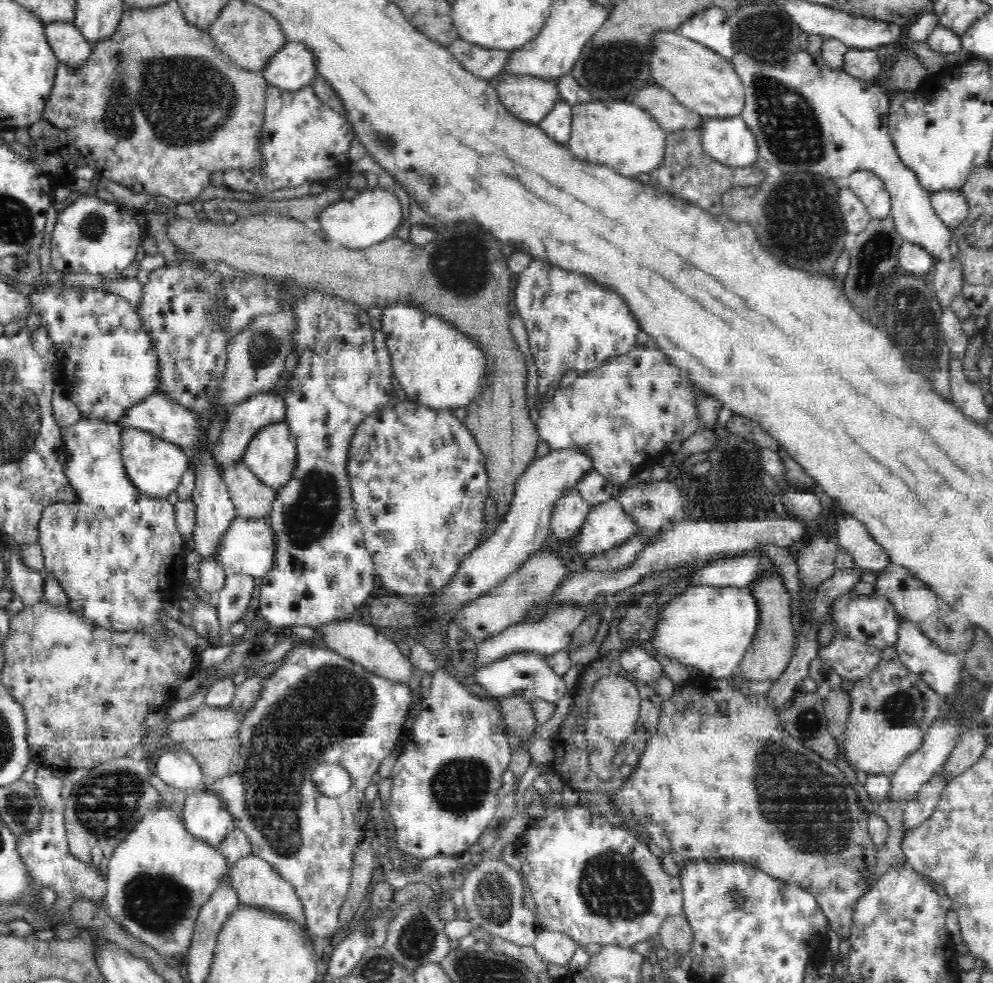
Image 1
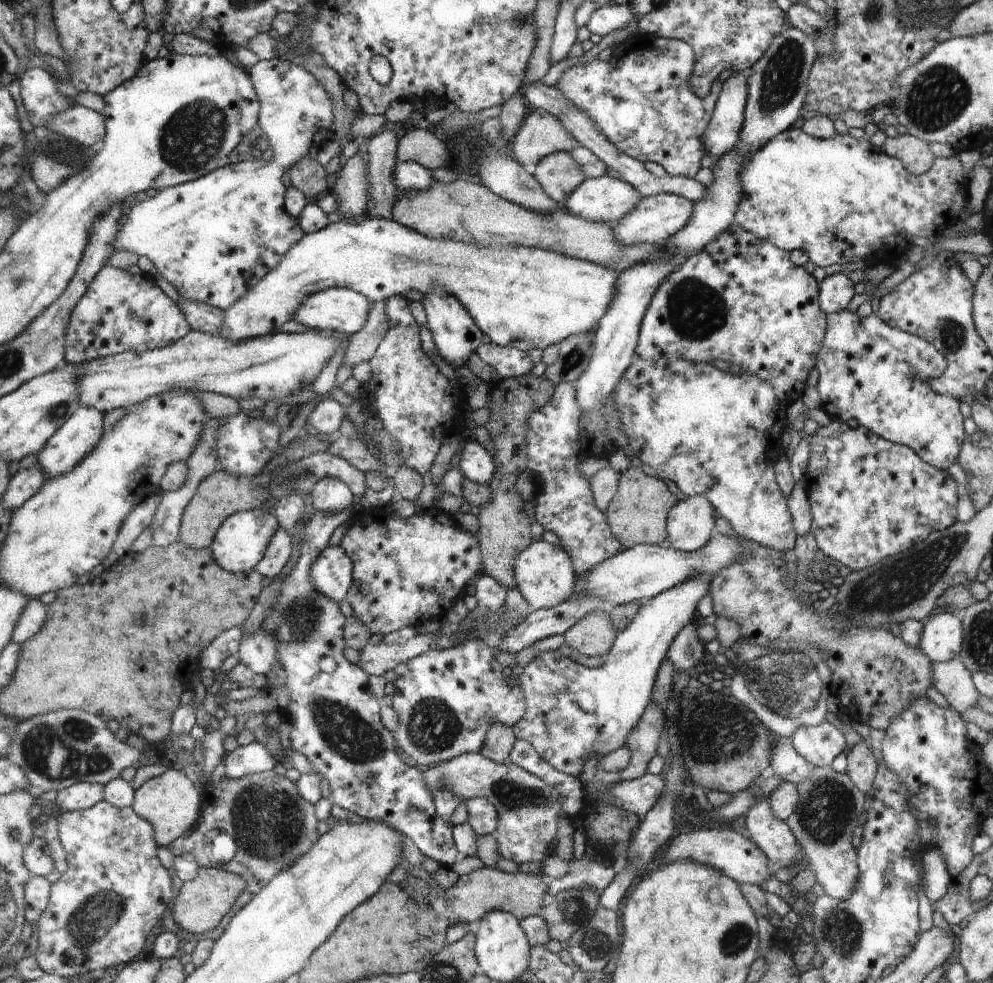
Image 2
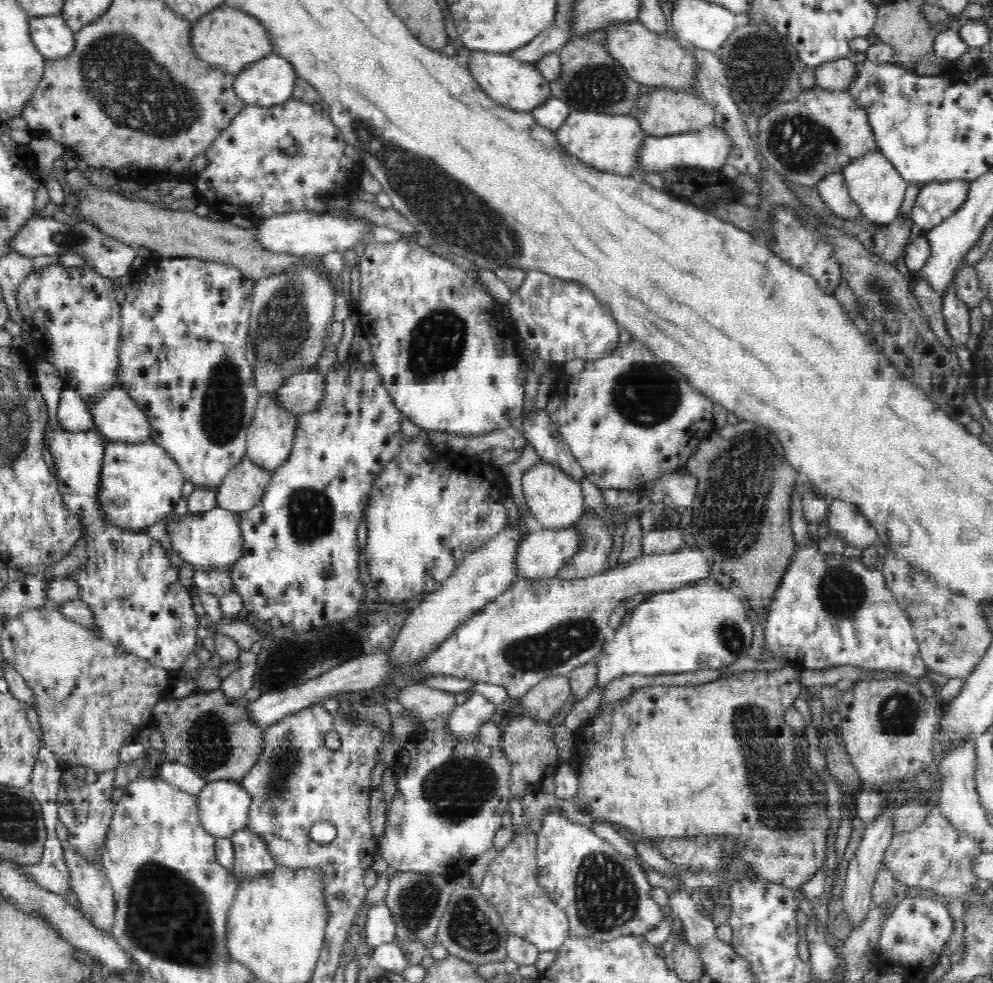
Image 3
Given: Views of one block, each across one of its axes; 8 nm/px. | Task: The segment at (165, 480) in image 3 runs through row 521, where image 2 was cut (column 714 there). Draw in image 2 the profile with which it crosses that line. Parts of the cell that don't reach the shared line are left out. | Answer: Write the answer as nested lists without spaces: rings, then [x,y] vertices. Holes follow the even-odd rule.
[[[745,72],[734,73],[724,81],[724,96],[719,96],[720,104],[715,104],[716,120],[712,120],[712,128],[707,128],[704,139],[710,164],[738,146],[746,121],[747,96]]]

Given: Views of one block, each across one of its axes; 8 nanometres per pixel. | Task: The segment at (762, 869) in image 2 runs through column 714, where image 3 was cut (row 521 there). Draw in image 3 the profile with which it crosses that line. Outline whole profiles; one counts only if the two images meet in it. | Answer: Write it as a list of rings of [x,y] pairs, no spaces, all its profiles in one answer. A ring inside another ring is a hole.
[[[836,499],[831,502],[829,511],[829,528],[834,529],[846,545],[864,550],[880,543],[876,529],[857,510],[856,505]]]

